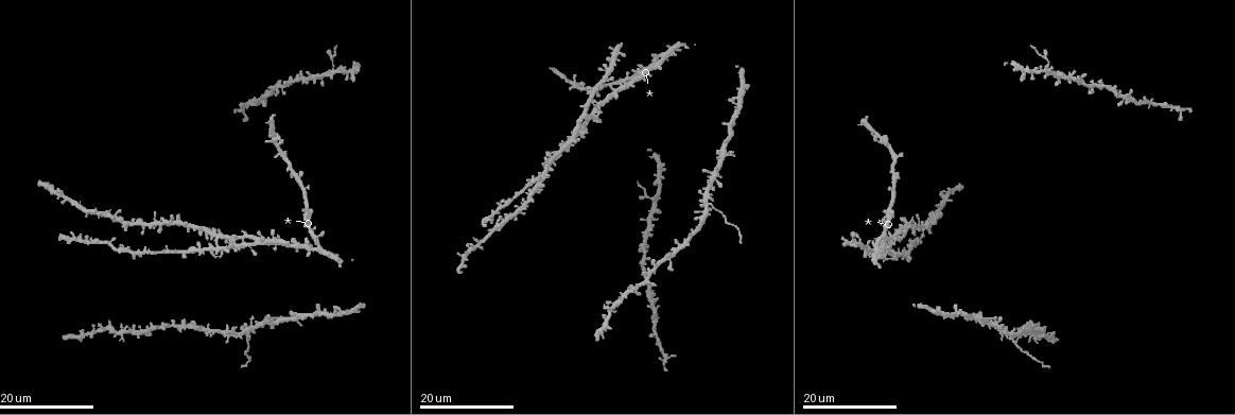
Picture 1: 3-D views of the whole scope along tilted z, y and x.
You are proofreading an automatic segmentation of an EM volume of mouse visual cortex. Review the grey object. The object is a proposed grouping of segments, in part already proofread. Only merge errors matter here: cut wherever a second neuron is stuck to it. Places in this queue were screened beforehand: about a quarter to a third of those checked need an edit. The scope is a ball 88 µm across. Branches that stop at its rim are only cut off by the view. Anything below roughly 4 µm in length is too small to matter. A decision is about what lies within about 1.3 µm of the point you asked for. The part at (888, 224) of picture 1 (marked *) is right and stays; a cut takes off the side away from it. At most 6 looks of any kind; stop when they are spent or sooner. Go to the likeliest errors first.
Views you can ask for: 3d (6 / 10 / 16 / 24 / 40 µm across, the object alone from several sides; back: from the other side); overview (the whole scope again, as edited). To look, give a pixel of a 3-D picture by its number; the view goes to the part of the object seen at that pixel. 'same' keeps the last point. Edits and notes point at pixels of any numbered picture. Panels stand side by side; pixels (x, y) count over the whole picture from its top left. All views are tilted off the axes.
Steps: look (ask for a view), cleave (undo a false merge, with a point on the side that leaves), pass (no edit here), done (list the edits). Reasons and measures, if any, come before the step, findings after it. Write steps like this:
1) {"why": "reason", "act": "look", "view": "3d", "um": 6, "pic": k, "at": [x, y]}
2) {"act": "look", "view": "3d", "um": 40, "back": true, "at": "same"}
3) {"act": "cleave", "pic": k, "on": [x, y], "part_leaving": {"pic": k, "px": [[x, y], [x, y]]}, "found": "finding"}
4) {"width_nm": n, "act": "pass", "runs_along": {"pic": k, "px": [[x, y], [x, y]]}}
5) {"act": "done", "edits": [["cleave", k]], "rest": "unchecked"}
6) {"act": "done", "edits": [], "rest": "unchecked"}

{"why": "three-way junction", "act": "look", "view": "3d", "um": 24, "pic": 1, "at": [244, 334]}

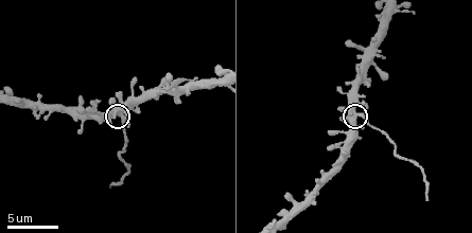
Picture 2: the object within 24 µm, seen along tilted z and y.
{"act": "look", "view": "3d", "um": 10, "pic": 2, "at": [362, 114]}

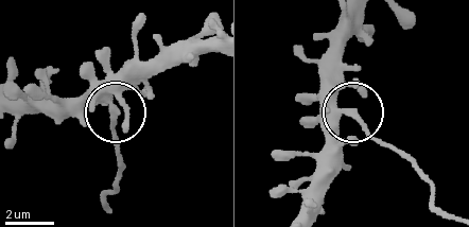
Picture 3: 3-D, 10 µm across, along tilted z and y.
{"act": "cleave", "pic": 3, "on": [366, 136], "part_leaving": {"pic": 3, "px": [[346, 110], [414, 164], [441, 213]]}, "found": "a second neuron is stuck on"}

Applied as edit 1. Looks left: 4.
{"act": "look", "view": "overview"}

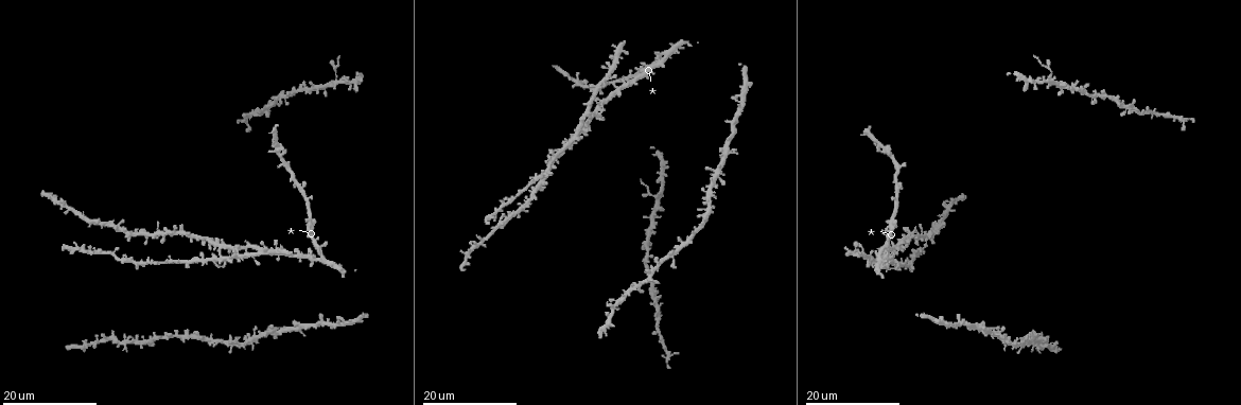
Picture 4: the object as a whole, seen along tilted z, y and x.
{"why": "thin arm on a thick one", "act": "look", "view": "3d", "um": 24, "pic": 4, "at": [337, 80]}

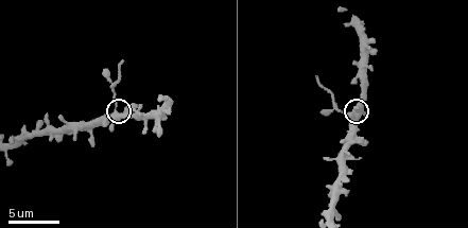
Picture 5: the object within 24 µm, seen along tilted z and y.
{"why": "zoom in", "act": "look", "view": "3d", "um": 10, "pic": 5, "at": [115, 113]}

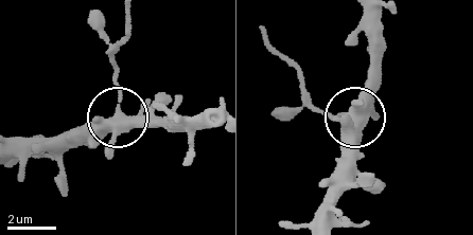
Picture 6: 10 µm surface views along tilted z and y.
{"arms": 5, "act": "cleave", "pic": 6, "on": [116, 74], "part_leaving": {"pic": 6, "px": [[118, 107], [116, 54], [126, 39], [128, 17]]}, "found": "two neurons meet here"}

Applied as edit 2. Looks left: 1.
{"act": "done", "edits": [["cleave", 3], ["cleave", 6]], "rest": "unchecked"}

